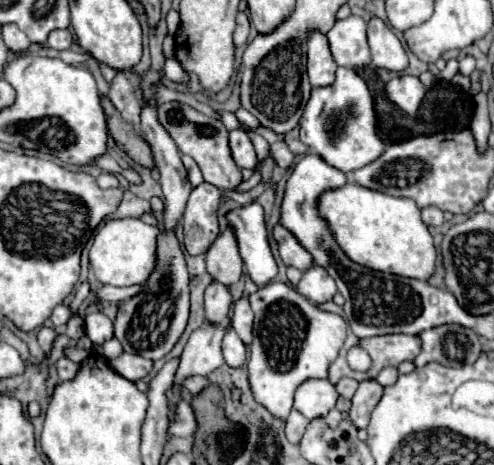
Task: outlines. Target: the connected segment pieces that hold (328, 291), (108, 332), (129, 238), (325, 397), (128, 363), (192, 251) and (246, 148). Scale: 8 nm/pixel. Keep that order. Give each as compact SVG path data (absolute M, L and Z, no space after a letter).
M310 268L310 270L306 270L296 288L298 288L298 292L302 296L306 296L314 304L328 302L336 294L334 280L322 268Z
M90 312L84 318L84 332L96 346L100 346L114 336L112 320L104 312Z
M122 218L110 220L104 228L98 230L94 244L90 248L90 264L96 278L102 284L112 286L130 286L130 284L144 284L156 268L156 240L160 236L160 228L148 226L138 218Z
M306 380L296 388L294 408L302 412L306 418L326 416L338 400L336 388L328 380Z
M126 352L120 358L110 360L110 366L118 374L128 378L128 380L142 380L142 378L146 378L150 374L150 370L152 370L152 364L154 364L152 360L146 360L146 358L138 356L138 354L126 354Z
M202 182L196 186L188 198L182 224L184 224L184 246L190 256L204 254L218 236L218 204L222 192Z
M236 128L230 132L230 150L232 150L234 162L240 168L254 168L258 164L252 140L244 128Z

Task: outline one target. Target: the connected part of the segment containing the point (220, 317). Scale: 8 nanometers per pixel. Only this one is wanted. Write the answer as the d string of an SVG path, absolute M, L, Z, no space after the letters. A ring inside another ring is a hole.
M212 282L204 294L204 316L208 324L224 324L232 306L232 296L226 286Z

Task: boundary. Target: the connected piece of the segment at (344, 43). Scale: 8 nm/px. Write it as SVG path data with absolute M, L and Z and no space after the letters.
M348 16L344 20L338 20L326 36L338 66L360 68L370 64L366 22L360 16Z

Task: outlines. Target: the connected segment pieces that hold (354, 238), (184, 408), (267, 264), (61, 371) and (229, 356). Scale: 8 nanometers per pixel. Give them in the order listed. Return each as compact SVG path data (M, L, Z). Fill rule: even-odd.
M352 182L338 190L324 192L318 202L320 214L328 220L340 248L350 260L378 272L390 272L406 278L428 280L436 268L436 246L422 222L420 208L414 200L394 198Z
M180 402L178 408L176 408L176 418L174 422L170 422L168 426L168 432L172 436L182 436L182 438L194 438L198 430L198 424L196 424L196 418L194 418L194 412L192 412L192 406L188 402Z
M258 202L230 210L228 224L236 228L236 244L240 256L258 286L266 286L278 274L276 260L268 246L268 232L264 226L264 212Z
M60 358L60 360L56 362L56 370L58 370L58 378L60 378L60 380L72 380L74 374L78 372L78 364L70 362L68 358Z
M228 328L228 332L224 334L222 354L224 354L226 364L232 366L232 368L242 366L244 360L246 360L246 346L244 346L244 342L240 340L240 336L236 336L236 332L234 332L232 328Z

